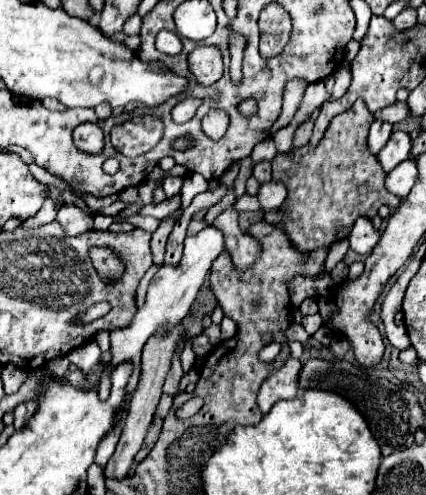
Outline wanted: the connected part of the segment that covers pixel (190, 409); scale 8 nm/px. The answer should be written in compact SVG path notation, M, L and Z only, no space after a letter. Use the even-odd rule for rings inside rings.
M193 397L177 409L176 415L180 419L190 418L198 413L202 406L203 400L199 397Z

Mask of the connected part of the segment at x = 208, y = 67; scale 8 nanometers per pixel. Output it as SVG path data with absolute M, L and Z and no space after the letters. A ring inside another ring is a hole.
M198 47L188 57L190 71L202 87L214 85L222 77L222 57L216 47Z

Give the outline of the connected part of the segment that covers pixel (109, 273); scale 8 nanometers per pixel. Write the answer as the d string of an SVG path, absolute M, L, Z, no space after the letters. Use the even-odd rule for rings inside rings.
M92 247L90 249L90 259L94 263L96 273L106 283L114 283L114 281L118 281L124 275L126 263L120 259L120 255L114 249L108 249L108 247Z

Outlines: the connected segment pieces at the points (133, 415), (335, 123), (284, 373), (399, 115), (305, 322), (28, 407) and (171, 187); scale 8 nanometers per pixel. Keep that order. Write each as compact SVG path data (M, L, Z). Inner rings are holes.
M178 325L176 329L168 331L168 335L160 335L160 337L152 337L152 341L148 341L146 349L144 349L144 357L142 357L142 379L140 379L140 385L132 397L132 403L128 407L128 415L124 419L124 431L122 431L122 437L120 437L120 443L112 455L112 459L108 461L104 473L106 477L110 479L124 479L134 463L134 455L138 453L138 449L142 447L142 441L146 437L146 431L154 419L154 411L156 411L156 405L160 401L160 395L162 395L162 383L164 383L164 377L170 369L170 359L172 359L172 353L174 353L174 347L176 347L176 341L182 337L184 333L184 325Z
M356 101L352 109L340 113L332 119L328 131L324 133L318 147L298 147L290 153L278 153L272 159L272 175L276 181L282 181L288 187L288 199L278 211L264 213L264 219L272 225L280 225L282 231L288 235L290 243L300 251L314 251L314 249L328 249L332 243L346 239L356 223L358 217L376 216L378 209L386 205L391 209L397 208L401 199L388 192L384 186L386 173L378 163L376 157L368 149L368 129L374 121L372 113L364 105L364 101Z
M288 355L286 361L282 363L282 367L272 371L266 377L266 381L262 383L260 393L258 393L258 405L260 405L264 415L272 409L272 405L276 401L296 397L298 373L300 373L300 361L294 359L292 355Z
M396 102L382 110L375 112L374 117L392 124L408 119L408 106L406 102Z
M314 314L314 315L309 315L306 317L303 317L302 319L302 327L306 329L306 333L308 335L314 335L320 327L323 325L323 320L321 320L320 314Z
M34 401L18 405L18 407L14 409L14 427L16 427L16 429L22 429L22 427L28 423L28 419L36 413L36 407L38 407L38 403L34 403Z
M168 175L168 177L164 179L164 183L162 183L162 189L166 191L168 197L174 197L174 195L180 191L182 181L184 181L184 177L170 177L170 175Z

